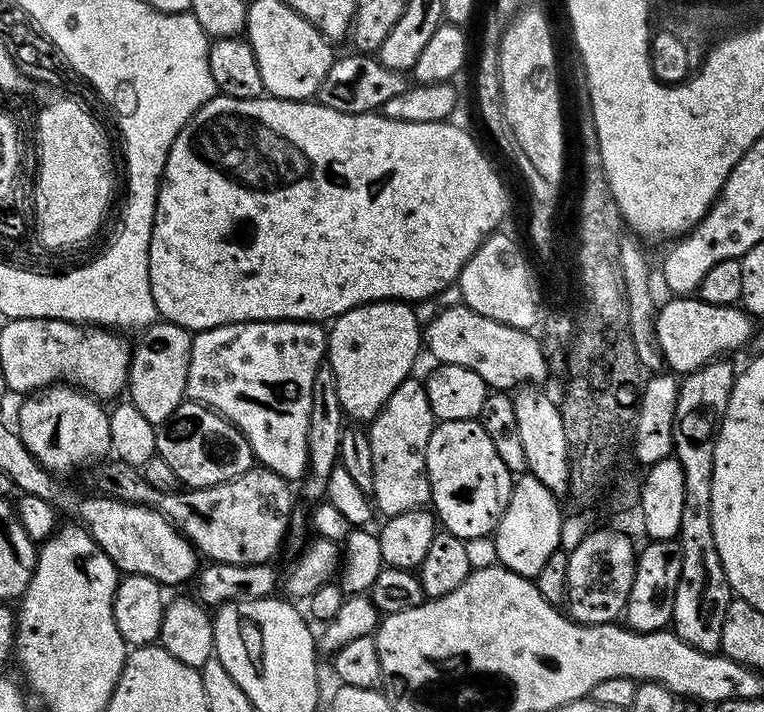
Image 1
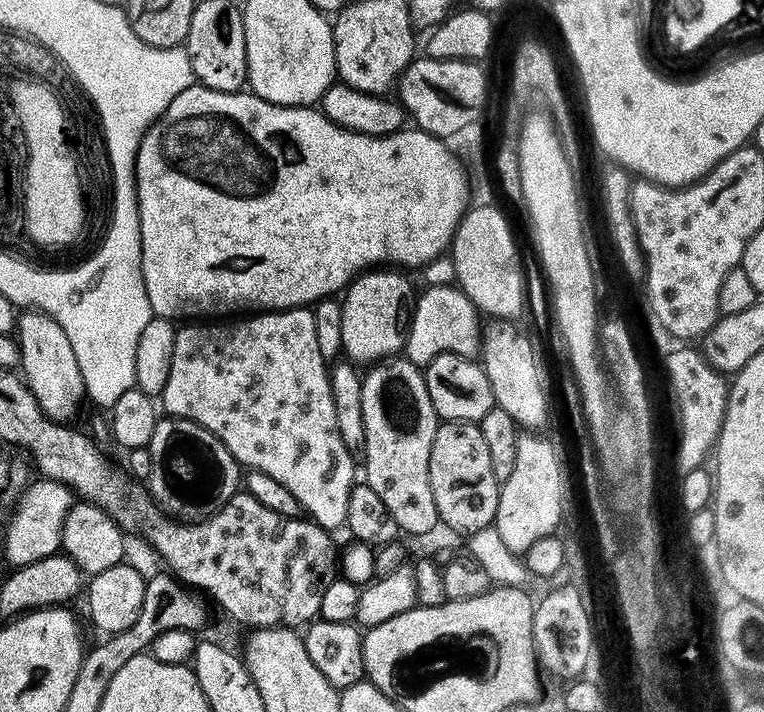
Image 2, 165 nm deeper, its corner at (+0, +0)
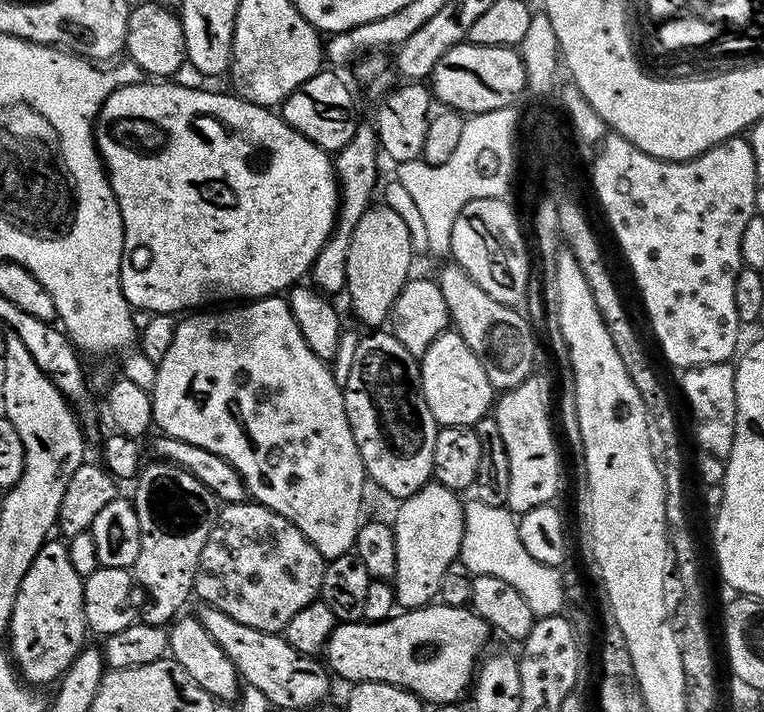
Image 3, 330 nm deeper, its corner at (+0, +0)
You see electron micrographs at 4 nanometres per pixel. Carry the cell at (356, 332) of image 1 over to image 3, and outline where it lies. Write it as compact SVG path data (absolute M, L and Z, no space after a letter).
M377 203L366 210L362 218L358 218L358 226L354 226L354 234L350 238L350 254L346 254L346 296L352 299L352 312L368 326L380 326L392 314L394 302L400 296L404 284L413 275L412 272L412 232L400 212L395 212L386 205Z

